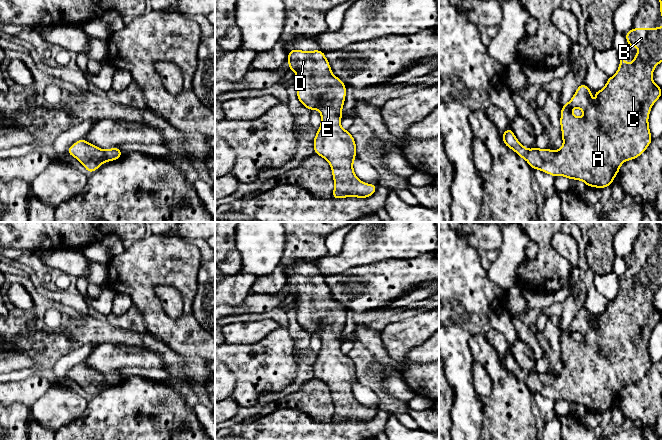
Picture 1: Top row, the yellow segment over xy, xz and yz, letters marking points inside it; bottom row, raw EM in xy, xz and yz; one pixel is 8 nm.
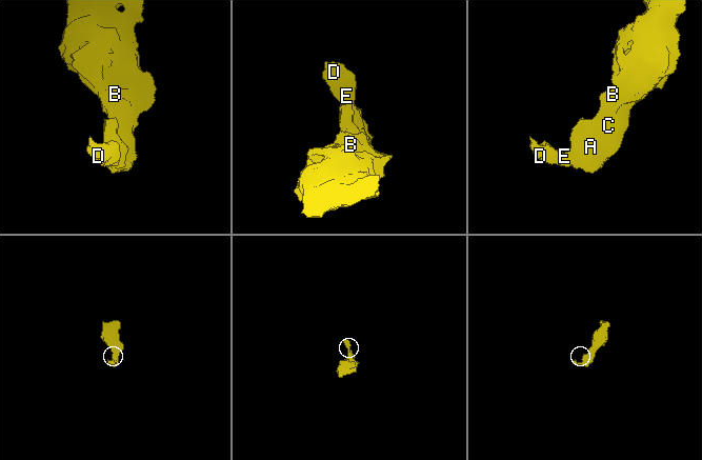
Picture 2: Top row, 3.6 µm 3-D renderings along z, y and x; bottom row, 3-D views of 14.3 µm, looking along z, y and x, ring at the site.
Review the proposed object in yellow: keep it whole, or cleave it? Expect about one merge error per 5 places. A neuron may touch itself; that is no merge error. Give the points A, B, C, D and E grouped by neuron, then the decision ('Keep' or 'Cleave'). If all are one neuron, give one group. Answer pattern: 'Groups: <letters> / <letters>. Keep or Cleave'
Groups: A B C D E. Keep

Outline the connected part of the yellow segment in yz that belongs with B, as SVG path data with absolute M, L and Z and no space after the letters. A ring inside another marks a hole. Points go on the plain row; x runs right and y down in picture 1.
M663 249L659 252L632 252L625 257L625 260L628 270L639 272L638 277L634 280L634 285L631 288L624 285L625 273L619 276L620 288L616 298L608 302L603 313L595 315L597 329L593 327L590 320L592 314L584 307L579 309L572 323L562 329L560 350L563 370L558 375L537 371L528 374L517 364L511 352L502 357L504 368L514 374L520 382L525 383L533 394L539 393L553 401L564 400L571 404L581 404L588 411L603 413L611 410L624 385L638 382L648 372L653 364L648 341L653 328L662 320L662 312L654 307L652 298L655 291L663 285ZM572 332L581 333L584 340L582 342L576 341L571 336Z

